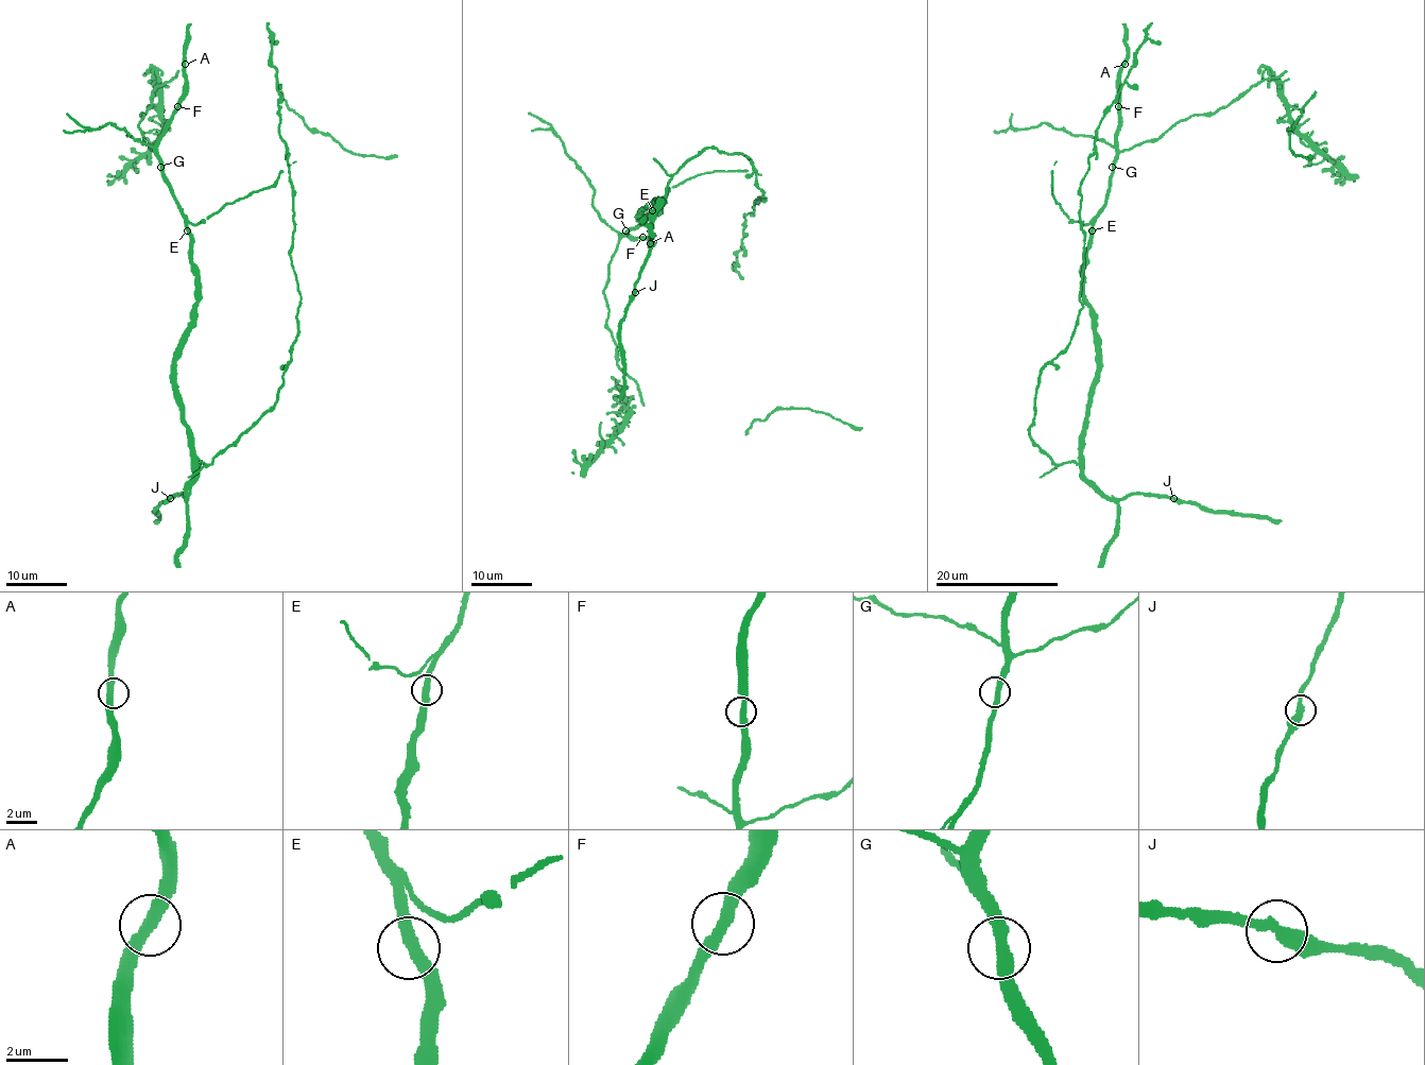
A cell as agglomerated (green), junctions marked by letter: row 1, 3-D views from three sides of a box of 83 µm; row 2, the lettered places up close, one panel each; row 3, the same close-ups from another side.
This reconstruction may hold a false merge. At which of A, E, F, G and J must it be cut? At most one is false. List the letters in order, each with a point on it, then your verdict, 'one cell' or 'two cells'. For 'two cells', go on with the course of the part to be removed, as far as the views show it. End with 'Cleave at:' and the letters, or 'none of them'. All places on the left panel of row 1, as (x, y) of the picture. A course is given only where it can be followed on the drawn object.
A: at (185, 64); one cell
E: at (187, 230); one cell
F: at (177, 106); one cell
G: at (160, 167); one cell
J: at (170, 498); one cell
Cleave at: none of them

